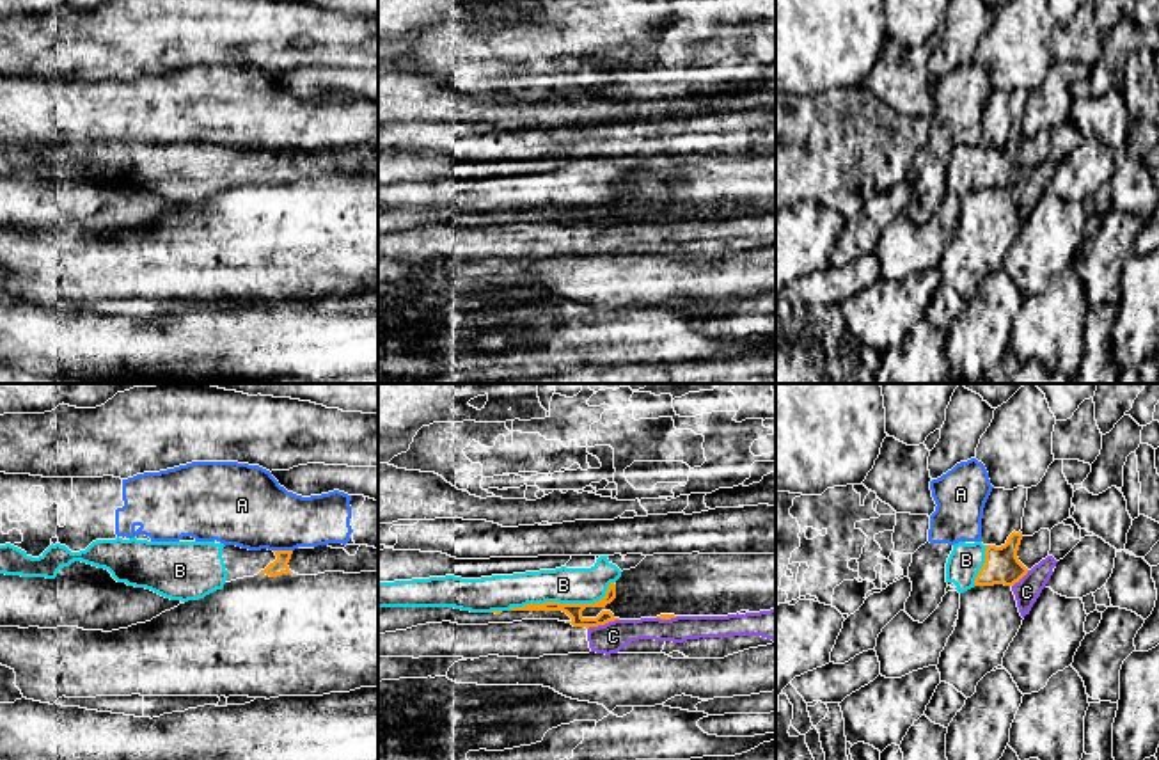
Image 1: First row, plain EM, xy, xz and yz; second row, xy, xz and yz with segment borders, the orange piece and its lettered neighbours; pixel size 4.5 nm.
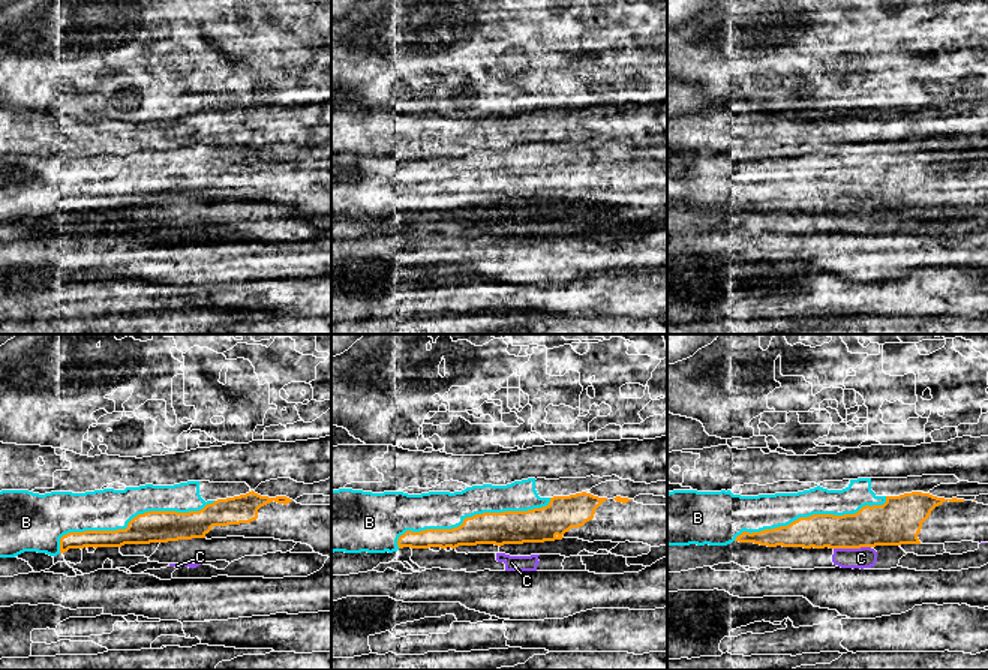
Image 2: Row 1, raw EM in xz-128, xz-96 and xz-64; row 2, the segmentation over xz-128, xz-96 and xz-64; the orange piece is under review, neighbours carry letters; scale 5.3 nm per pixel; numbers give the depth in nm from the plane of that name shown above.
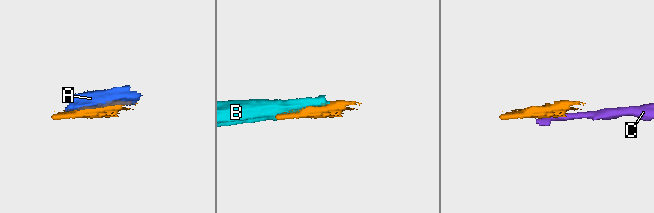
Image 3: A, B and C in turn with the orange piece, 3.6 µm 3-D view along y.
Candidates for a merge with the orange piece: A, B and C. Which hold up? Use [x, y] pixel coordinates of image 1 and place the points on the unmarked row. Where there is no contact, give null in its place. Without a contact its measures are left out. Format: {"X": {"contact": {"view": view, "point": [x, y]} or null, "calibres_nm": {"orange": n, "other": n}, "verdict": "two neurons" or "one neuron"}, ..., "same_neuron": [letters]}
{"A": {"contact": {"view": "xy", "point": [283, 153]}, "calibres_nm": {"orange": 70, "other": 360}, "verdict": "two neurons"}, "B": {"contact": {"view": "xz", "point": [563, 206]}, "calibres_nm": {"orange": 70, "other": 160}, "verdict": "one neuron"}, "C": {"contact": {"view": "xz", "point": [602, 226]}, "calibres_nm": {"orange": 70, "other": 140}, "verdict": "two neurons"}, "same_neuron": ["B"]}

